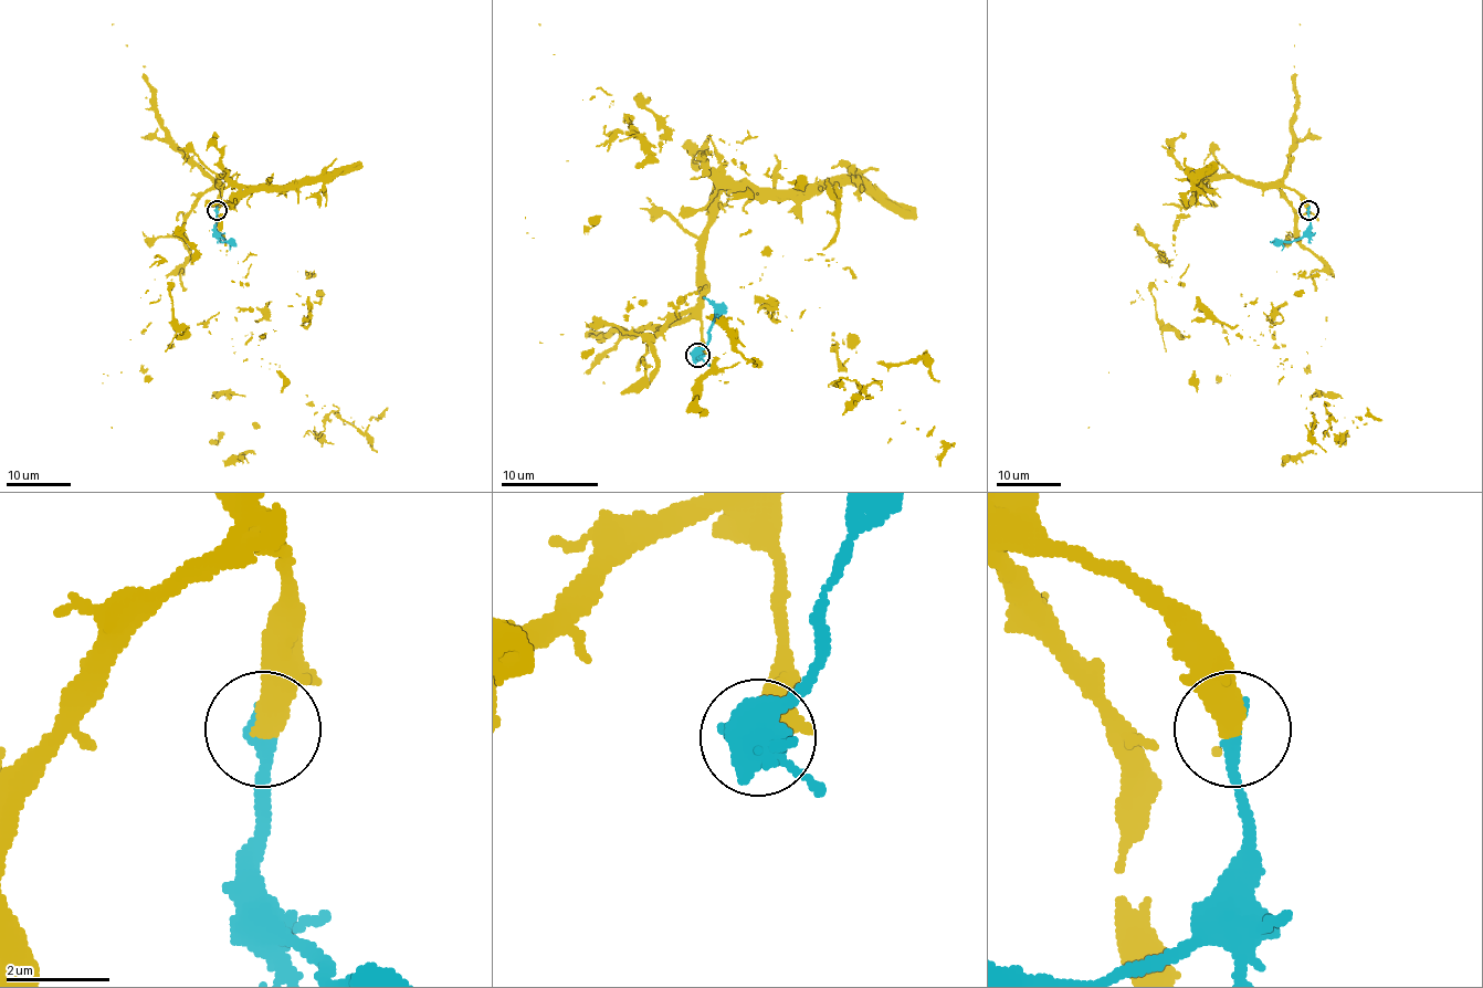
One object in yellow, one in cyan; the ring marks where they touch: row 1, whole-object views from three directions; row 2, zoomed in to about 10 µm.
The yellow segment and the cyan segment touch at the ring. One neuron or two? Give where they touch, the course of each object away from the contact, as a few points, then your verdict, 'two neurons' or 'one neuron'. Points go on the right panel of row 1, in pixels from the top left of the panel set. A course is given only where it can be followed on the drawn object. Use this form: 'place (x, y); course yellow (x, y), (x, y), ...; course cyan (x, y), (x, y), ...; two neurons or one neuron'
place (1308, 210); course yellow (1308, 209), (1208, 177), (1167, 261), (1201, 321), (1291, 365), (1280, 382), (1329, 424), (1282, 461); course cyan (1308, 209), (1310, 229), (1302, 237), (1291, 242), (1270, 242); one neuron

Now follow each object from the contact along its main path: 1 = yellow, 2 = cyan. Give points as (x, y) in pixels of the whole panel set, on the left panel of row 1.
1: (216, 209), (225, 177), (239, 195), (221, 230), (225, 254), (243, 261), (252, 337), (325, 424), (222, 461)
2: (216, 209), (216, 229), (228, 242), (221, 242)

